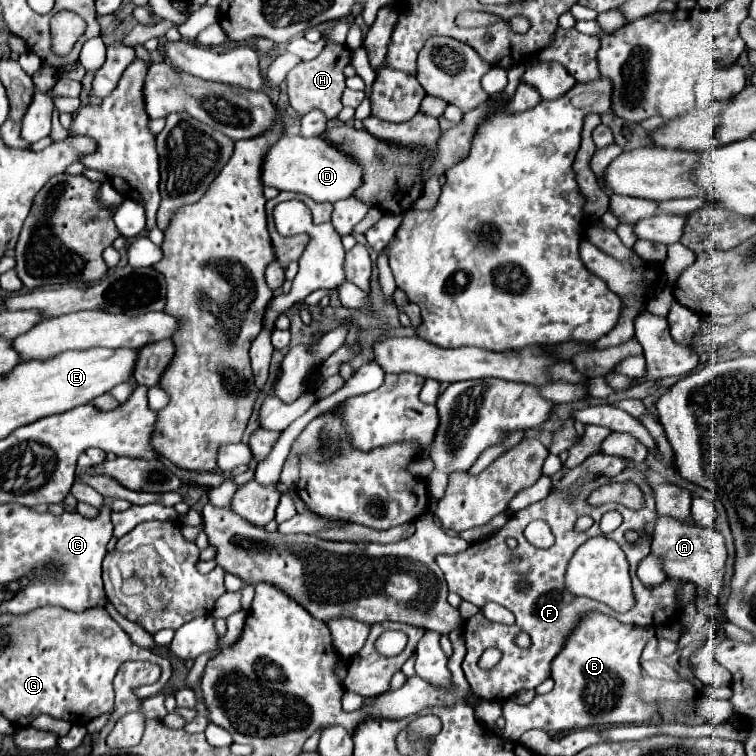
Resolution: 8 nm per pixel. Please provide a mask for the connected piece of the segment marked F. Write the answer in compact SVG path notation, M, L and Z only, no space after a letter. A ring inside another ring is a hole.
M623 470L617 478L609 480L605 476L597 478L595 482L583 486L583 492L581 496L575 500L575 502L567 502L563 494L557 494L557 492L551 492L545 500L537 502L537 504L531 504L529 508L513 514L507 524L497 530L493 536L489 536L487 540L481 540L481 542L475 542L471 544L467 550L455 554L455 556L447 556L447 554L441 554L437 556L437 566L443 570L445 578L447 578L447 584L449 584L449 590L459 594L463 600L475 604L477 608L481 608L483 604L487 602L497 602L501 606L505 606L507 610L513 612L515 616L515 626L507 626L507 624L501 624L501 622L491 622L487 620L481 612L477 612L475 616L471 616L467 622L465 622L465 646L467 646L467 654L463 658L463 672L465 672L465 678L471 686L471 690L483 698L483 700L493 700L493 702L505 702L509 700L513 694L517 694L519 690L529 690L529 688L537 688L545 678L549 678L549 662L553 660L553 656L561 650L567 634L571 632L571 628L575 626L575 622L579 620L579 616L587 610L599 610L599 612L605 612L605 614L611 614L613 618L617 618L619 622L623 624L635 624L635 626L653 626L655 624L655 614L659 610L659 620L661 624L665 622L673 622L677 618L677 588L679 588L679 580L671 580L667 578L661 586L657 588L645 588L639 578L637 578L637 566L639 562L643 560L643 556L649 554L649 546L651 546L651 534L653 534L653 526L655 526L655 500L653 500L653 492L651 492L651 486L645 482L645 476L641 474L641 470ZM609 482L635 482L639 484L641 492L645 492L645 506L639 508L639 510L629 510L629 508L623 508L621 504L603 504L603 506L591 506L587 502L587 496L597 490L599 486L603 484L609 484ZM609 510L617 510L621 516L623 516L623 522L621 526L609 534L611 540L615 540L627 554L627 560L631 564L631 580L633 580L633 592L635 592L635 606L625 612L625 614L617 614L615 610L611 610L609 606L605 604L599 604L591 598L577 598L577 596L571 596L569 592L565 592L565 584L563 584L563 574L565 574L565 568L567 568L567 562L569 558L573 556L573 552L589 538L593 536L601 536L601 530L599 530L599 520L605 512ZM579 516L593 516L595 524L583 532L583 534L577 534L573 530L575 526L575 520ZM531 520L545 520L549 526L551 526L551 532L555 536L555 544L547 550L541 550L541 548L535 548L531 546L525 536L523 536L523 530L525 526L531 522ZM629 530L635 530L639 532L639 540L637 542L627 542L625 534ZM505 538L515 538L517 540L517 548L511 550L507 544L505 544ZM521 582L527 582L527 588L519 590L519 584ZM517 630L523 630L531 636L531 648L527 650L521 650L513 644L513 636ZM487 648L497 648L501 650L501 660L495 668L491 670L483 670L479 668L479 658L481 654L487 650Z

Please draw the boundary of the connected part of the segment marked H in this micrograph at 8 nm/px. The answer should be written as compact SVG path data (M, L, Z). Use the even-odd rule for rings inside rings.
M327 44L323 52L309 62L297 64L289 74L287 74L287 94L289 94L289 104L299 112L305 114L313 108L319 108L327 118L337 118L339 110L343 108L341 104L341 94L343 94L343 66L347 66L351 60L351 54L347 46L339 44Z

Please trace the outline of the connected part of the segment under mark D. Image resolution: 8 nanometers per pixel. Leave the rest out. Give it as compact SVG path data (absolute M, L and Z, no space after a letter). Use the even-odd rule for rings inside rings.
M281 136L277 144L263 156L263 186L277 190L299 192L315 202L337 202L349 198L361 184L361 166L349 156L343 156L327 140L303 138L303 136Z

